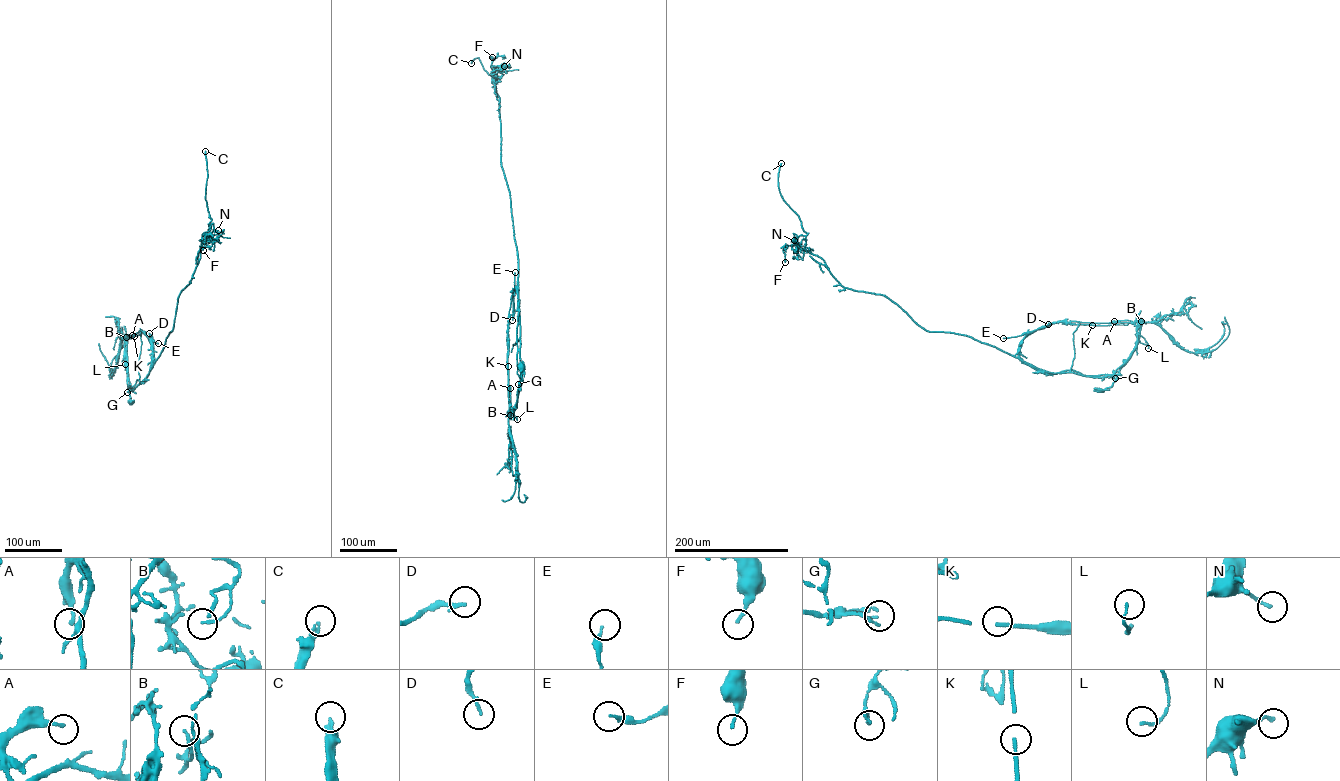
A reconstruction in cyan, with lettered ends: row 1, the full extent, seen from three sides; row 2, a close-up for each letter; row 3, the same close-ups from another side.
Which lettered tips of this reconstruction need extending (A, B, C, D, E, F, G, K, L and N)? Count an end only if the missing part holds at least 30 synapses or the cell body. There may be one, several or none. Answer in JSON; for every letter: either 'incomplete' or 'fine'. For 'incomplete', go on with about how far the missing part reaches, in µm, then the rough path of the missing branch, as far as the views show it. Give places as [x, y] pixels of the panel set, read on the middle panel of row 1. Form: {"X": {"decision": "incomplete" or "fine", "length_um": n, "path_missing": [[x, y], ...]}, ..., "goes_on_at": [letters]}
{"A": {"decision": "fine"}, "B": {"decision": "fine"}, "C": {"decision": "incomplete", "length_um": 250, "path_missing": [[471, 63], [469, 88], [476, 96], [473, 107], [477, 114], [497, 119], [507, 115], [521, 116], [534, 131]]}, "D": {"decision": "fine"}, "E": {"decision": "fine"}, "F": {"decision": "fine"}, "G": {"decision": "fine"}, "K": {"decision": "fine"}, "L": {"decision": "fine"}, "N": {"decision": "fine"}, "goes_on_at": ["C"]}

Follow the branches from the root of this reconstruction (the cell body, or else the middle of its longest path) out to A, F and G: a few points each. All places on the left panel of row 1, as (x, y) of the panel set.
A: (131, 402), (126, 349), (127, 339), (132, 335)
F: (131, 402), (129, 389), (144, 381), (173, 329), (179, 296), (191, 280), (204, 232), (203, 250)
G: (131, 402), (128, 385), (127, 392)

